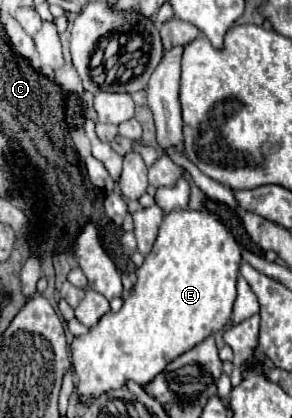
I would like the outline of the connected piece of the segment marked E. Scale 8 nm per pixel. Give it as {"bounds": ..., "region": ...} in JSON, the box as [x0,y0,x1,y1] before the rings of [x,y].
{"bounds":[71,210,241,400],"region":[[[171,210],[159,226],[153,250],[137,270],[137,284],[133,294],[123,302],[123,308],[117,314],[107,312],[85,336],[75,338],[71,344],[71,358],[79,378],[77,388],[81,398],[91,400],[107,390],[121,388],[127,380],[141,386],[149,384],[171,360],[191,350],[207,336],[217,334],[231,320],[241,262],[241,248],[219,216],[199,210]]]}

